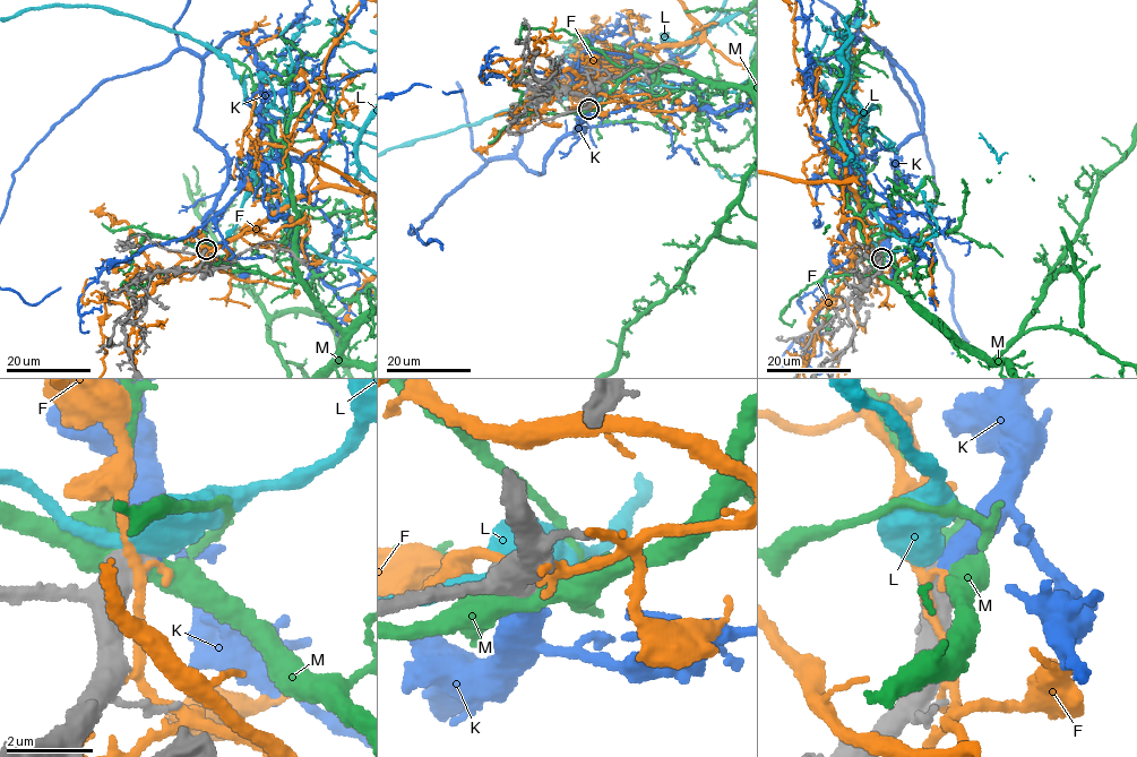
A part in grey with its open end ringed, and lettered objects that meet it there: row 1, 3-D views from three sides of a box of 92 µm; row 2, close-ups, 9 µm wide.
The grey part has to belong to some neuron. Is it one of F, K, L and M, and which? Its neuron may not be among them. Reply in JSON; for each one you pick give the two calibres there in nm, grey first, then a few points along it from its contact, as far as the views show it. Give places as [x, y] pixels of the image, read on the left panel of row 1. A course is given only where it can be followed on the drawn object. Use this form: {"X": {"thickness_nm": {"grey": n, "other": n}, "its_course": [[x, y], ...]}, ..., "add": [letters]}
{"K": {"thickness_nm": {"grey": 600, "other": 600}}, "add": ["K"]}

